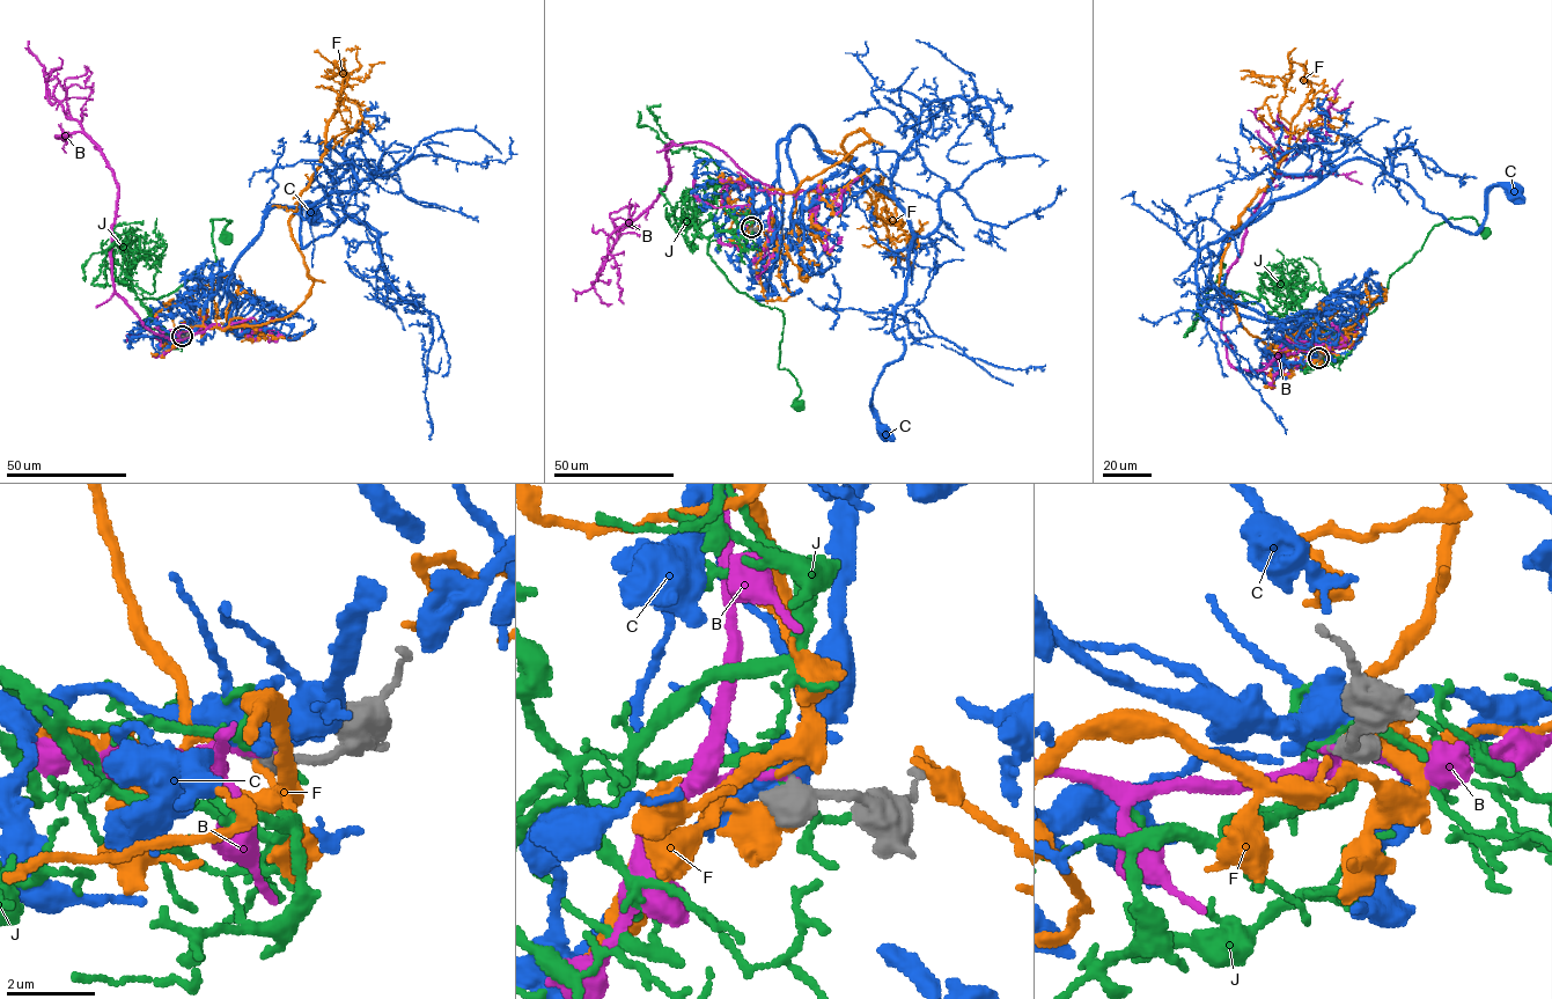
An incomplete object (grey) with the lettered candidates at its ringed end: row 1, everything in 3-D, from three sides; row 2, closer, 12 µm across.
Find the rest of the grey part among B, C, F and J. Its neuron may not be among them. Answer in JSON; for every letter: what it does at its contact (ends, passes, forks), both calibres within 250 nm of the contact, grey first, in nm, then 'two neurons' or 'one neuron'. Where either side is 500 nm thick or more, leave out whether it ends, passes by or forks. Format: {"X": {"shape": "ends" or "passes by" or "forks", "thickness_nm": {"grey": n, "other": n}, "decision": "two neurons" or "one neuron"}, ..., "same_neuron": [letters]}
{"B": {"thickness_nm": {"grey": 650, "other": 160}, "decision": "one neuron"}, "C": {"thickness_nm": {"grey": 650, "other": 480}, "decision": "two neurons"}, "F": {"thickness_nm": {"grey": 650, "other": 650}, "decision": "two neurons"}, "J": {"thickness_nm": {"grey": 650, "other": 100}, "decision": "two neurons"}, "same_neuron": ["B"]}

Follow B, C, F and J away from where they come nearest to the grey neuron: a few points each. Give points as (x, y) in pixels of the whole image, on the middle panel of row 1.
B: (751, 227), (748, 206), (774, 190), (705, 141), (671, 141), (663, 189), (618, 234), (604, 269), (575, 301)
C: (750, 228), (797, 125), (904, 212), (912, 245), (892, 328), (904, 353), (869, 406), (884, 433)
F: (750, 229), (751, 186), (791, 192), (862, 130), (841, 146), (892, 215), (865, 201)
J: (751, 228), (718, 230), (708, 237), (707, 252), (740, 292), (781, 311), (778, 367), (796, 380), (799, 405)

